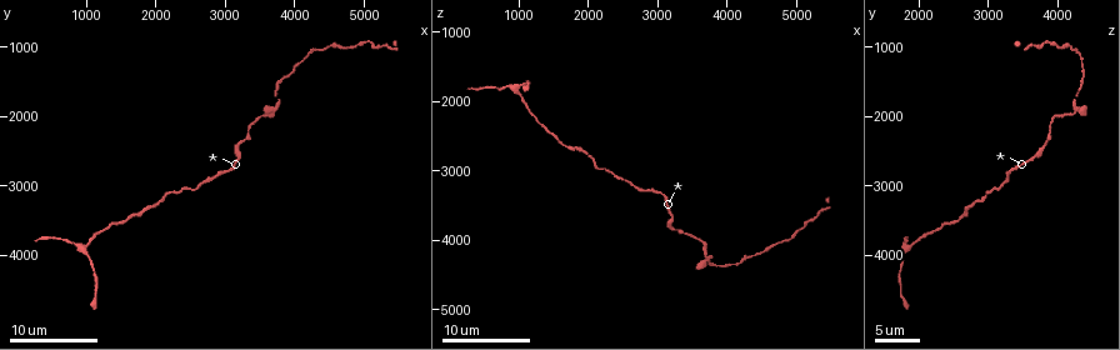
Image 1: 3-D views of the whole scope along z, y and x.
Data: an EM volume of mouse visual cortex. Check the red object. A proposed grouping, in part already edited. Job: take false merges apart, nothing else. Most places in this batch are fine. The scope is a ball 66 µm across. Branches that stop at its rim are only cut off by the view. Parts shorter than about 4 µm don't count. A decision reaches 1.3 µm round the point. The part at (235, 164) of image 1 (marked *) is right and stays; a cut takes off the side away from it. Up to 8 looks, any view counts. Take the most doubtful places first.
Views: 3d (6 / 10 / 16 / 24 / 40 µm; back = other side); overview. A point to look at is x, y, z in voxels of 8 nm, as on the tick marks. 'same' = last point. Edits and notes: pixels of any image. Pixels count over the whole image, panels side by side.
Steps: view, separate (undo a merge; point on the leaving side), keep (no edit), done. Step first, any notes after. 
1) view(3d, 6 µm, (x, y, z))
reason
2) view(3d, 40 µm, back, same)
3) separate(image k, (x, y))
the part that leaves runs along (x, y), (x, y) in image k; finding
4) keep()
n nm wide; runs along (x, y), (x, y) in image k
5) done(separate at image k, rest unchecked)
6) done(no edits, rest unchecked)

view(3d, 10 µm, (950, 3950, 1800))

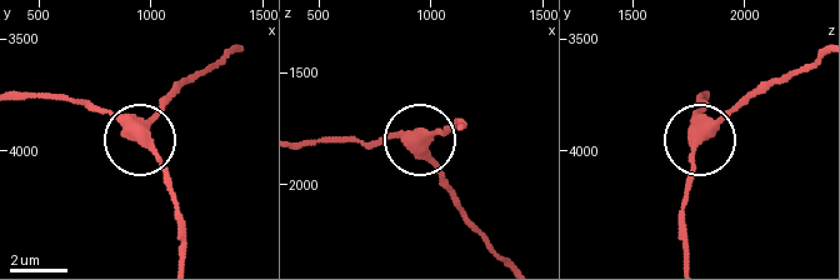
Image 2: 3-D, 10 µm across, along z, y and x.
view(3d, 6 µm, (970, 3960, 1770))

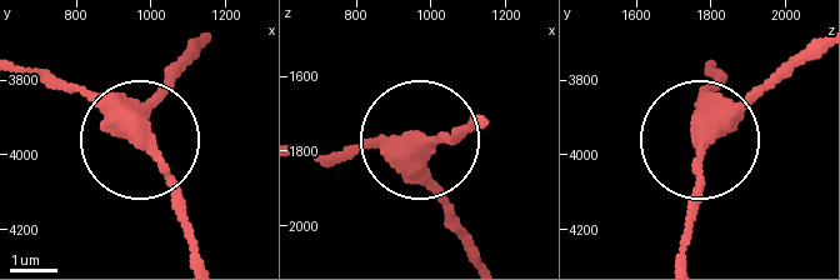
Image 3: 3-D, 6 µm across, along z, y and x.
keep()
side arm 5 µm; runs along (203, 44), (139, 140), (48, 76) in image 3; all the same cell

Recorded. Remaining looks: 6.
view(3d, 10 µm, (3200, 2350, 3800))
two arms at a narrow angle

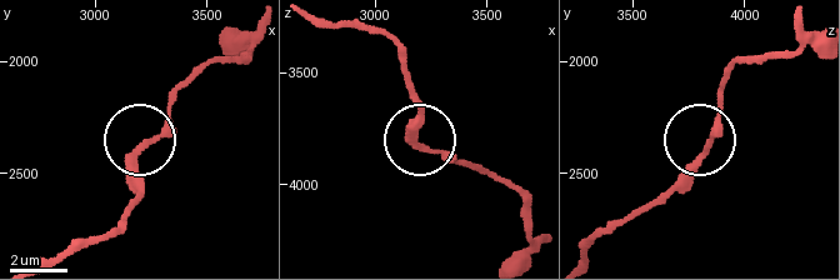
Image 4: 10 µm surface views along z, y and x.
keep()
170 nm wide; runs along (408, 73), (419, 140), (443, 156), (476, 164) in image 4; one cell here

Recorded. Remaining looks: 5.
view(3d, 6 µm, (4800, 1050, 4000))
a narrow waist

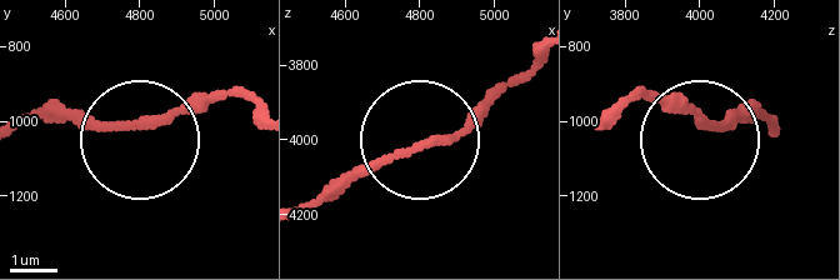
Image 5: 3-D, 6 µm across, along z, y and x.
keep()
runs along (304, 209), (448, 136), (503, 85) in image 5; one cell here

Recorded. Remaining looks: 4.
view(3d, 10 µm, (3700, 1950, 4050))
calibre changes

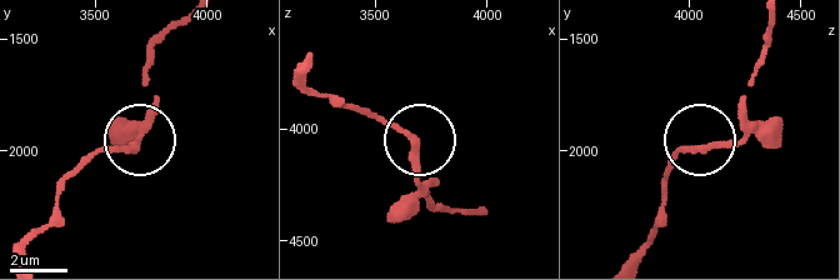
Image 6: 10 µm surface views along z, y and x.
keep()
runs along (303, 60), (310, 86), (415, 136), (418, 213) in image 6; all the same cell

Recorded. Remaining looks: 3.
done(no edits, rest unchecked)

